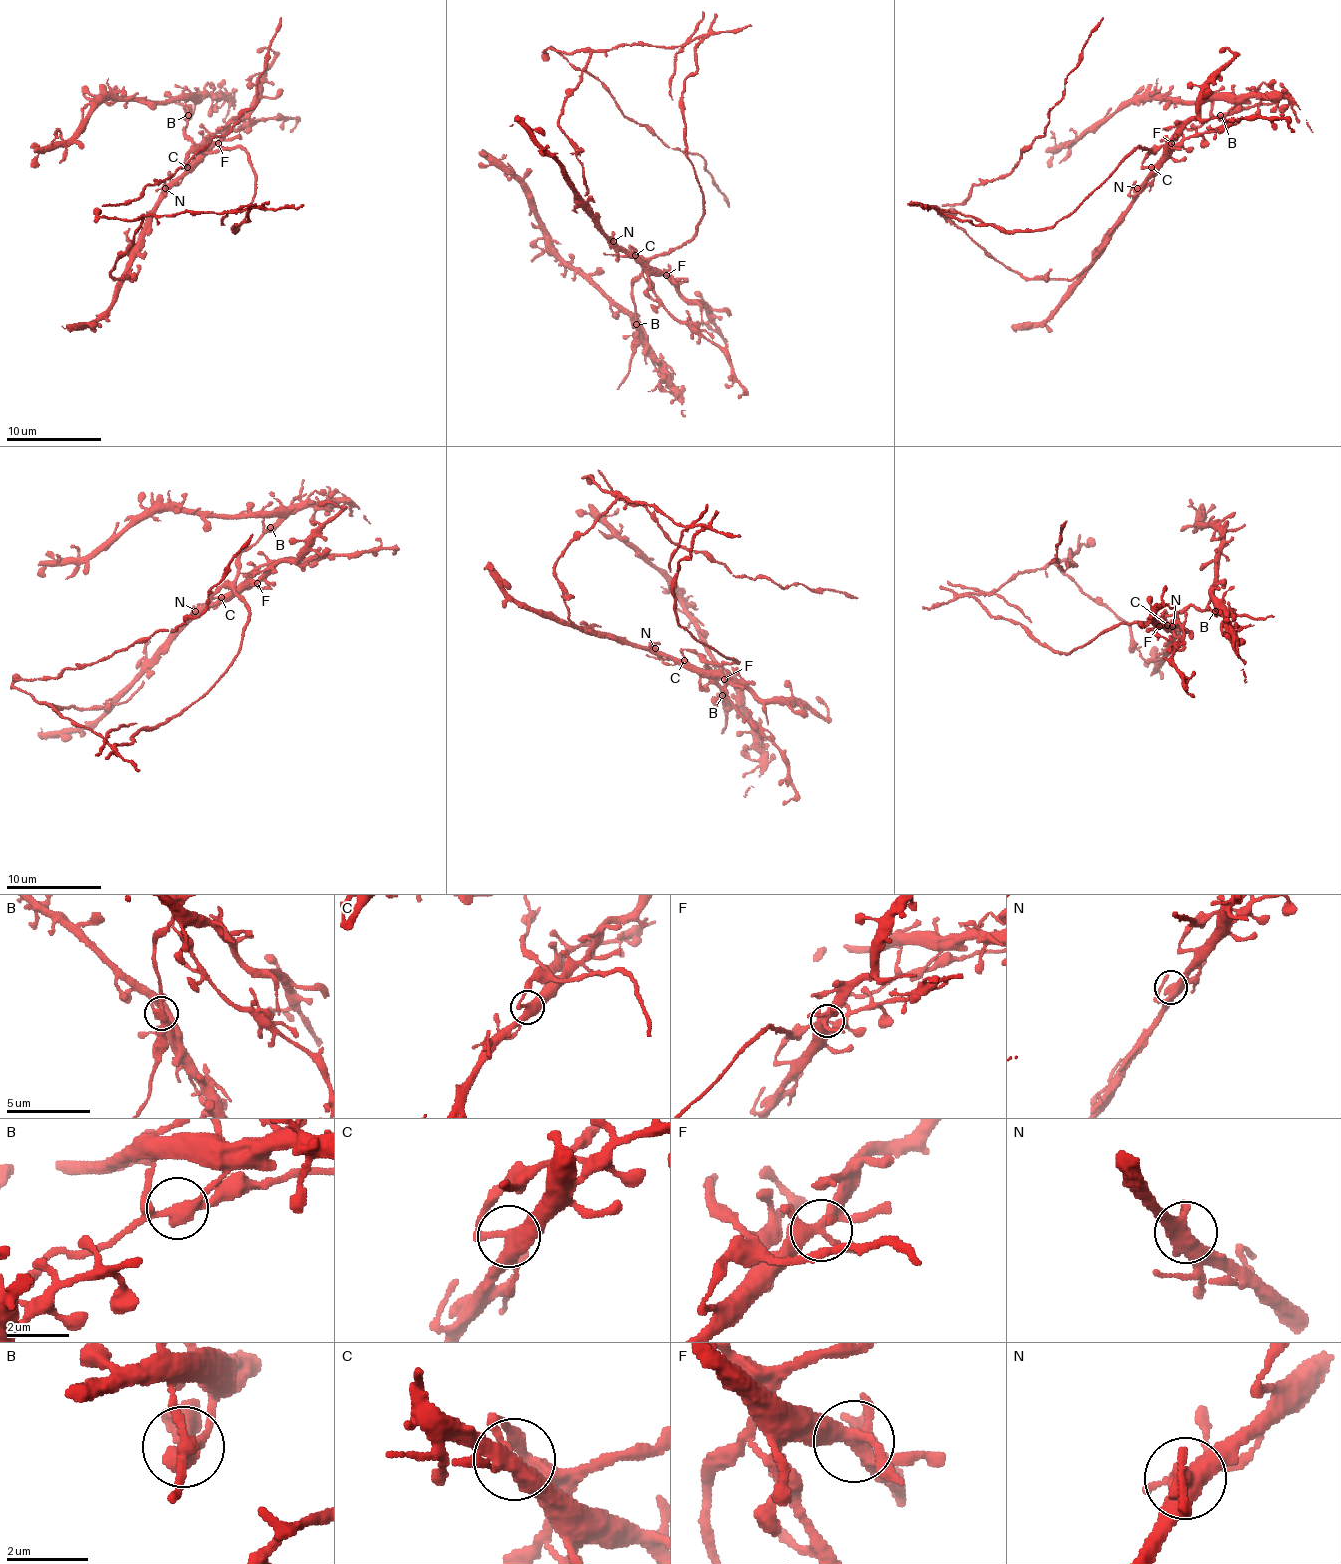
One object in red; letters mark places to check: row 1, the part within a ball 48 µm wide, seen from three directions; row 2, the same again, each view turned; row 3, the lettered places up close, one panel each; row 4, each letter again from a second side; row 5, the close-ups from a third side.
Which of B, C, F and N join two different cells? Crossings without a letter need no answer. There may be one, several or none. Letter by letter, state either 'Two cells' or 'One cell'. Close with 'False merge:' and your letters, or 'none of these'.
B: Two cells
C: Two cells
F: One cell
N: One cell
False merge: B, C

